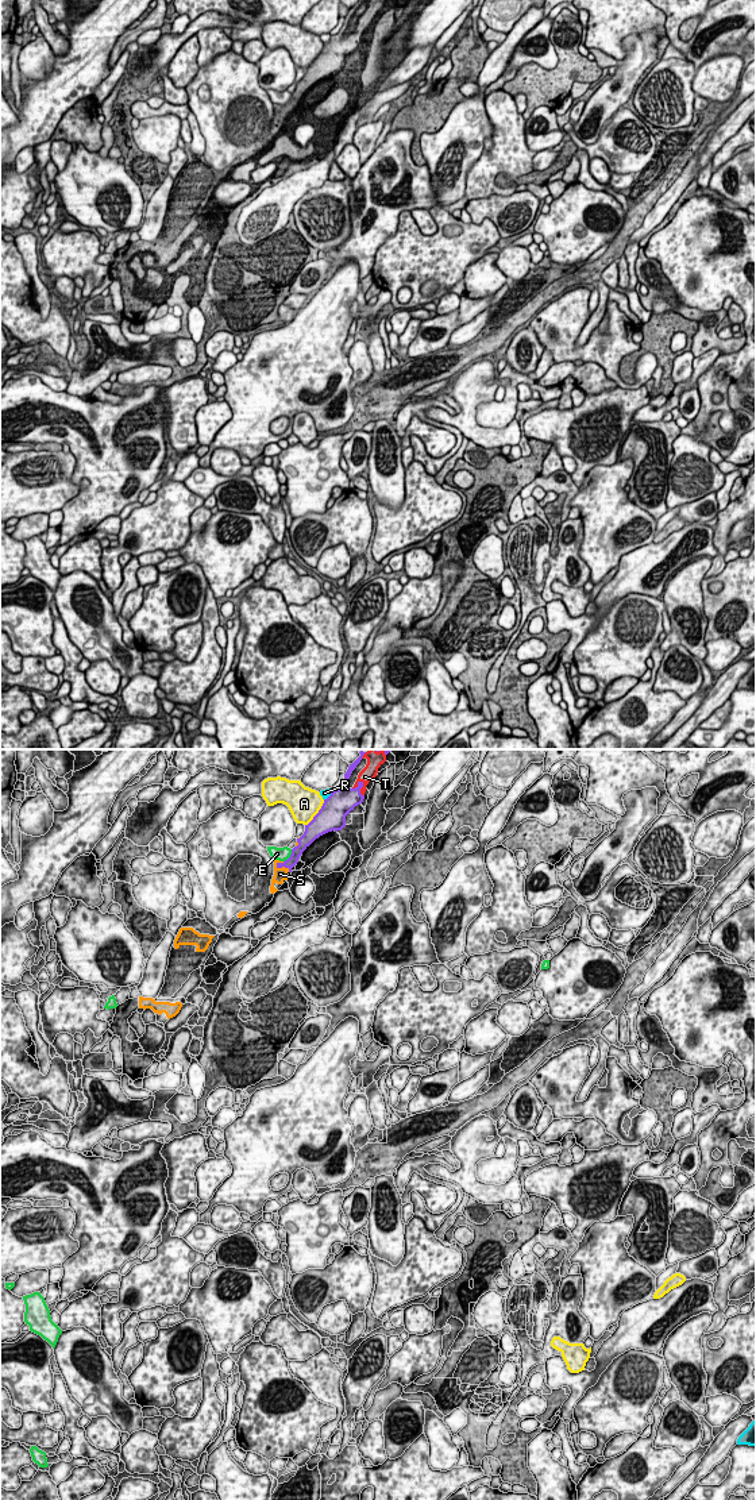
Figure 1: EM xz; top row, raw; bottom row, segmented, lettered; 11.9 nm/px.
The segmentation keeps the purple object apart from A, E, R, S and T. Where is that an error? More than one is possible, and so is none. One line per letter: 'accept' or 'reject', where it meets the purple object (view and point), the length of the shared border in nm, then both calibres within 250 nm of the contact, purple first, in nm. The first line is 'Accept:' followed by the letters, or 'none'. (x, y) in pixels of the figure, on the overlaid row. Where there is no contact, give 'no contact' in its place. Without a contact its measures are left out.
Accept: S, T
A: reject; meets purple in xz at (317, 813); contact 400 nm long; 320 nm thick on the purple side, 380 nm on the other
E: reject; meets purple in xz at (290, 856); contact 190 nm long; 140 nm thick on the purple side, 160 nm on the other
R: reject; meets purple in xz at (330, 795); contact 140 nm long; 320 nm thick on the purple side, 100 nm on the other
S: accept; meets purple in xz at (282, 866); contact 200 nm long; 130 nm thick on the purple side, 160 nm on the other
T: accept; meets purple in xz at (361, 787); contact 200 nm long; 300 nm thick on the purple side, 170 nm on the other

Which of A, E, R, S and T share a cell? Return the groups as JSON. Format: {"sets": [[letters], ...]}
{"sets": [["A"], ["E"], ["R"], ["S", "T"]]}

